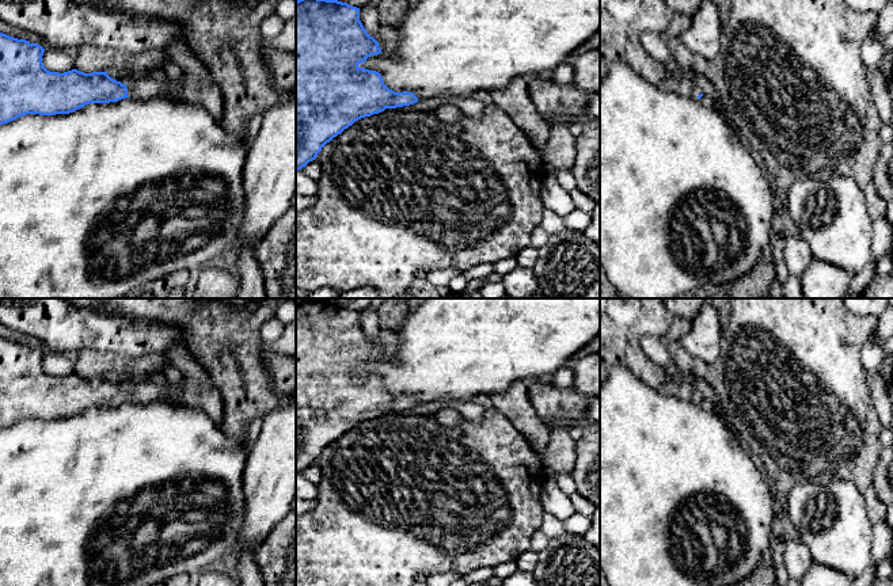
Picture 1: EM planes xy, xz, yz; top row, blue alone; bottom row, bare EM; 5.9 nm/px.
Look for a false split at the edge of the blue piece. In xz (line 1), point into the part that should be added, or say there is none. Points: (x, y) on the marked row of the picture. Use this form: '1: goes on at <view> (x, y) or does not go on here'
1: does not go on here

